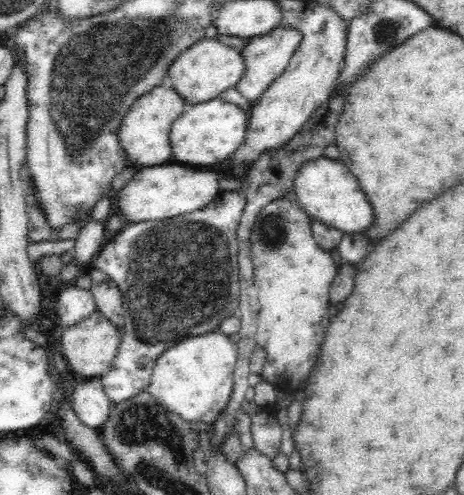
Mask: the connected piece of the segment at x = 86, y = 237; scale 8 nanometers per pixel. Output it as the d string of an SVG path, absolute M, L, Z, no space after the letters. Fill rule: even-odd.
M89 217L82 224L80 232L75 238L72 262L82 269L83 272L90 268L91 260L106 244L105 224L105 221L99 222Z

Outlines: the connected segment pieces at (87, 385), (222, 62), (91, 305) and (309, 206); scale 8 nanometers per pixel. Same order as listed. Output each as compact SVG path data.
M101 377L79 379L72 384L74 412L90 428L100 430L104 426L112 407L108 400Z
M202 38L174 60L167 73L166 82L180 94L185 103L196 105L220 97L224 90L236 87L244 77L245 71L246 64L241 52L236 48L216 42L214 38Z
M76 285L64 288L58 295L58 305L55 308L58 324L63 330L89 318L97 311L97 304L91 290L78 288Z
M322 155L316 160L306 162L297 173L294 180L297 202L310 217L338 228L342 234L362 233L374 222L374 213L364 191L339 159Z

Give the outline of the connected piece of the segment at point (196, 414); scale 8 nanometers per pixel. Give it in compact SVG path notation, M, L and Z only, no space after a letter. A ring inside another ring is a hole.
M218 330L181 339L157 358L145 391L182 420L212 424L228 404L237 358L236 343Z

